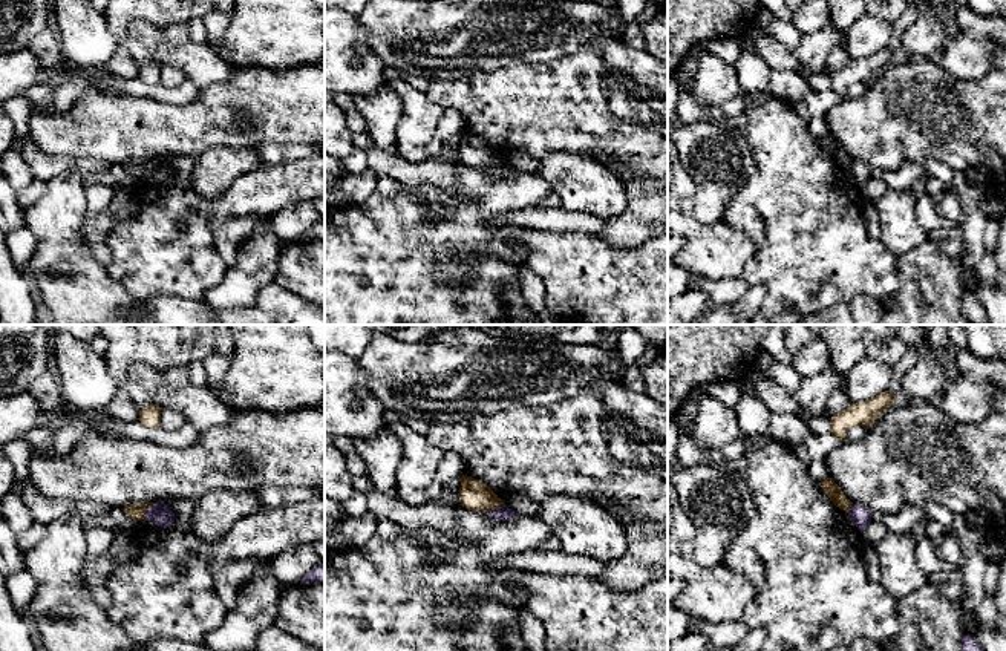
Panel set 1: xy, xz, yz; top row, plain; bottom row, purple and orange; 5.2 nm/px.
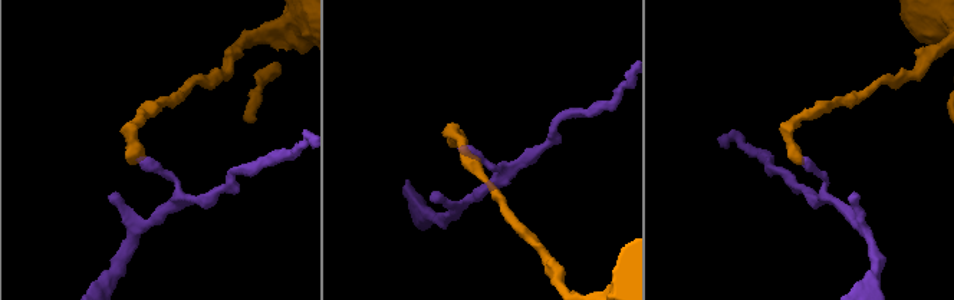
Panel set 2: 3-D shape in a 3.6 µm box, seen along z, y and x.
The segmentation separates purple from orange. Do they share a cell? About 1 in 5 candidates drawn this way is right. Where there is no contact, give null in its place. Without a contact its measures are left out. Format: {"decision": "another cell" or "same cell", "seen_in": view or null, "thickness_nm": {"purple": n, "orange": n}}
{"decision": "another cell", "seen_in": "xy", "thickness_nm": {"purple": 120, "orange": 90}}

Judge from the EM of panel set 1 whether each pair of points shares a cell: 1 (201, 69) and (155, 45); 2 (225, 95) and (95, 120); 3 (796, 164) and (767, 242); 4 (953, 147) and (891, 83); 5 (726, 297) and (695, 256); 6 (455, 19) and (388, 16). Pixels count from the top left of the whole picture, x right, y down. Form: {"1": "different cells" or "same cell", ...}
{"1": "same cell", "2": "same cell", "3": "same cell", "4": "same cell", "5": "different cells", "6": "same cell"}

